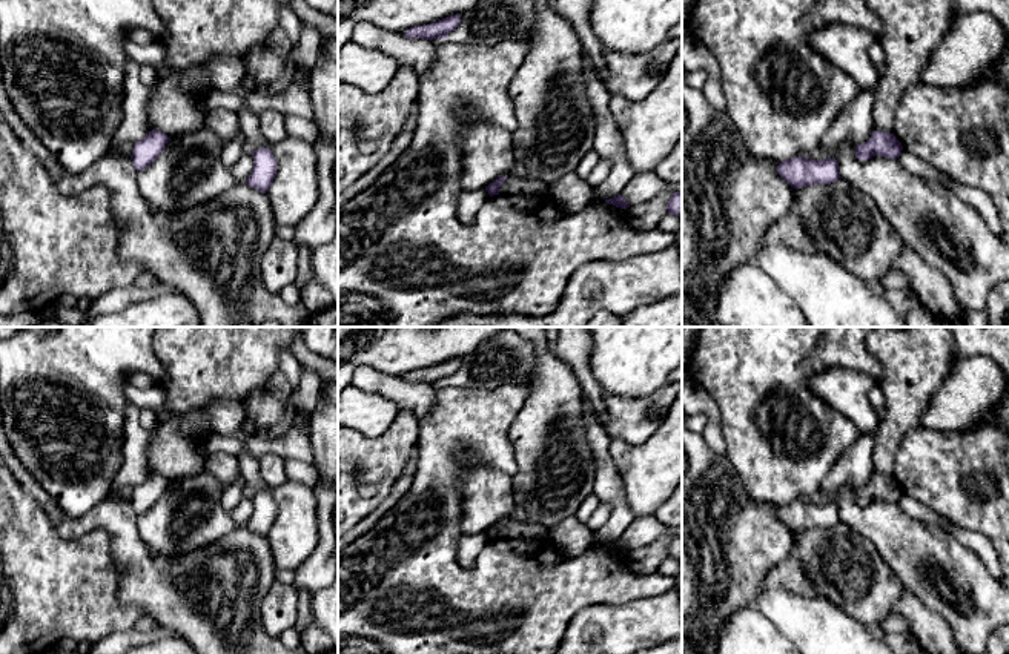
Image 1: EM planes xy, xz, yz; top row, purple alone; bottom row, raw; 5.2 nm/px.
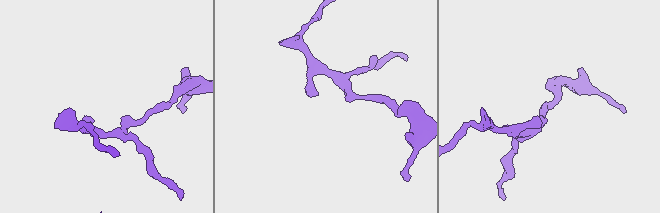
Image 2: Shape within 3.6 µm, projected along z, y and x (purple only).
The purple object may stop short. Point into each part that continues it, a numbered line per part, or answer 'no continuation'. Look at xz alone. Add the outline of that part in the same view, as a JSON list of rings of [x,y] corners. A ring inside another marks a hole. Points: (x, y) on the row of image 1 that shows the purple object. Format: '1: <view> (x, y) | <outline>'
no continuation

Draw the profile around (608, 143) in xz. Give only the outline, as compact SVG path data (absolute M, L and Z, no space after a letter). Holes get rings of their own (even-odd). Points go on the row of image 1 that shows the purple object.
M582 55L584 81L594 117L594 150L600 158L611 161L611 172L594 187L594 198L605 201L622 193L624 187L634 177L625 155L625 144L619 127L610 114L610 94L594 75L590 61Z

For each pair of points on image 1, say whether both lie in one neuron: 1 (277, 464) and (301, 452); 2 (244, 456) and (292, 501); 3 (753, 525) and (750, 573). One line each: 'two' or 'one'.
1: two
2: one
3: one

